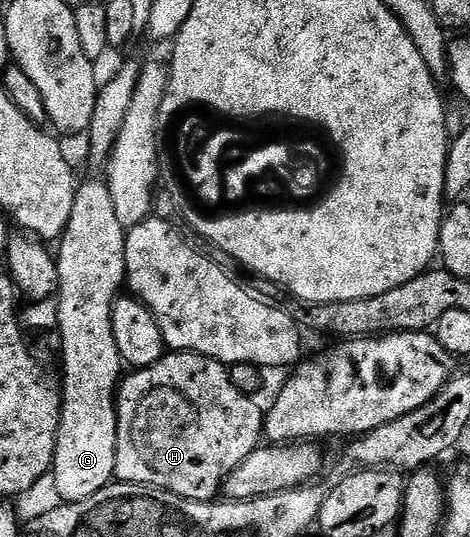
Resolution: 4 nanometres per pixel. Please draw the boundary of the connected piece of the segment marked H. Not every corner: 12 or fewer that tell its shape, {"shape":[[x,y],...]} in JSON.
{"shape":[[165,353],[116,393],[121,483],[203,503],[264,439],[230,370]]}

